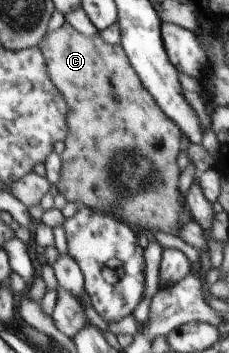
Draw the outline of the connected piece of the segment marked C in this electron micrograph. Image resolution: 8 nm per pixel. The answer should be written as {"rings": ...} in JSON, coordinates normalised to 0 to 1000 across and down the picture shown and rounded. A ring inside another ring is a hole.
{"rings":[[[293,59],[288,71],[253,82],[253,88],[218,88],[175,127],[188,136],[192,156],[205,159],[227,224],[240,227],[245,241],[279,263],[279,275],[297,280],[297,292],[314,303],[310,323],[297,326],[297,348],[310,351],[310,380],[301,397],[288,402],[288,425],[271,436],[279,484],[271,513],[262,513],[245,541],[279,550],[301,569],[314,569],[341,586],[362,581],[397,586],[419,598],[450,598],[454,603],[472,603],[472,609],[498,606],[507,620],[533,620],[533,626],[590,646],[594,654],[629,654],[655,671],[668,654],[742,660],[747,666],[786,671],[786,643],[817,629],[847,629],[852,618],[821,578],[821,547],[803,547],[803,552],[786,544],[786,499],[799,484],[777,473],[777,445],[786,445],[795,405],[803,405],[795,399],[799,363],[729,320],[716,320],[716,309],[681,286],[681,272],[620,229],[624,218],[607,210],[590,181],[576,178],[572,159],[559,156],[550,136],[533,125],[480,125],[463,119],[441,96],[428,93],[410,105],[402,99],[367,99],[358,88],[341,88],[314,65]]]}

